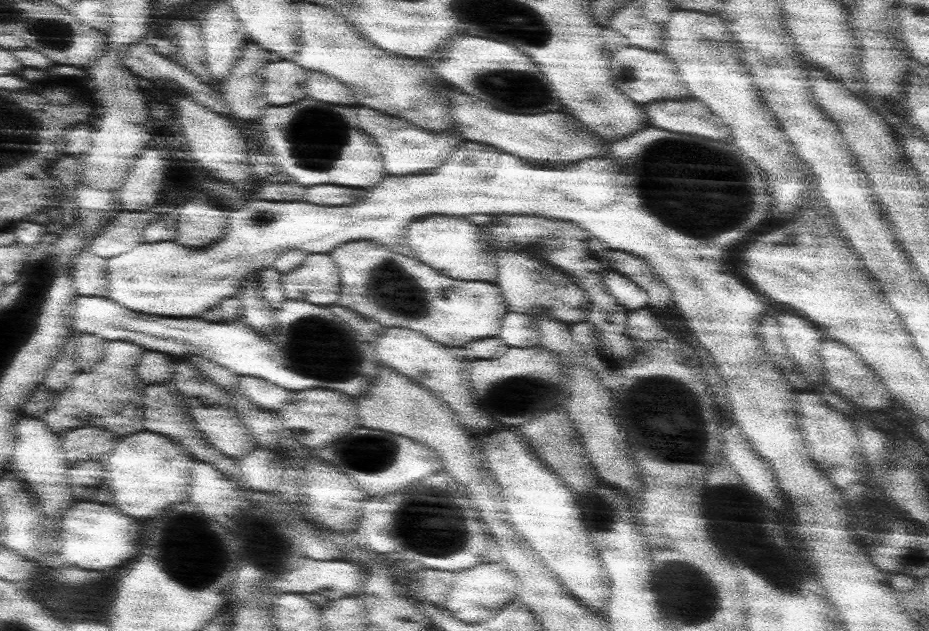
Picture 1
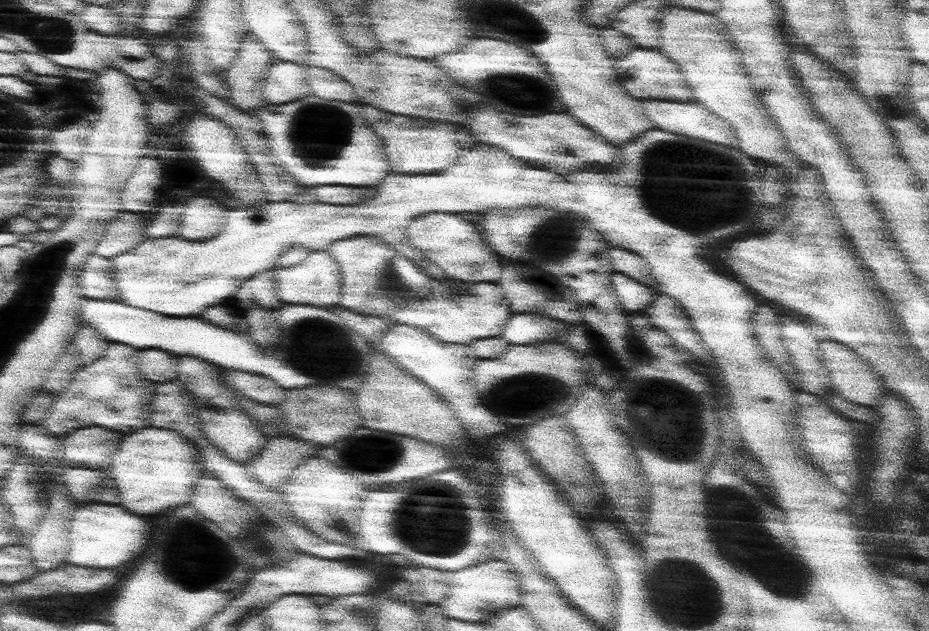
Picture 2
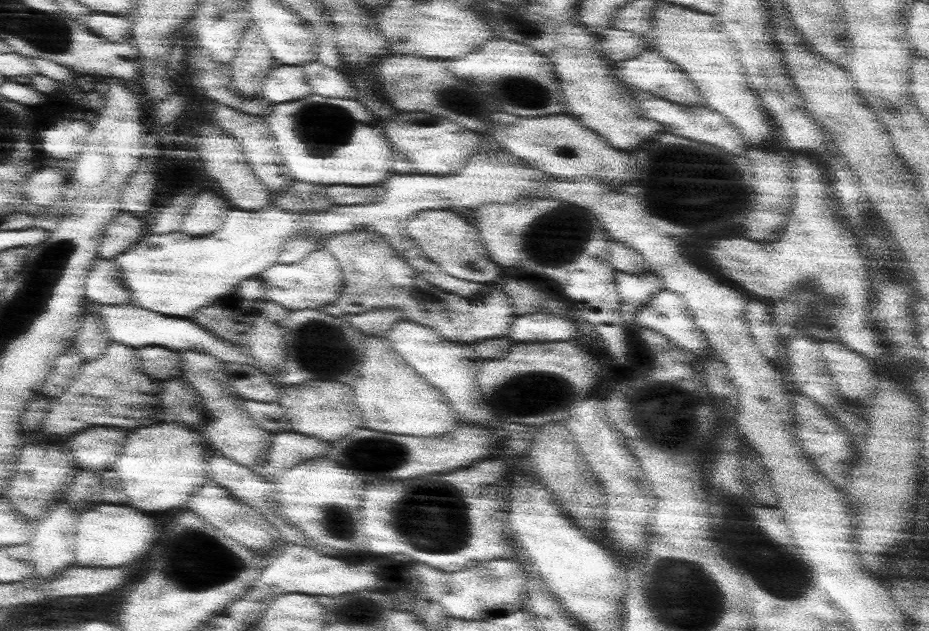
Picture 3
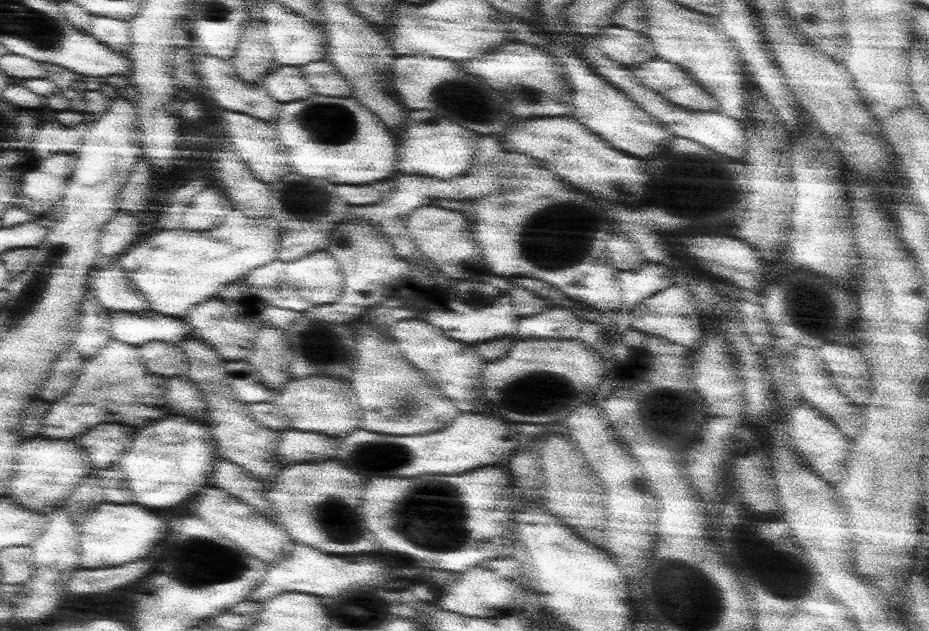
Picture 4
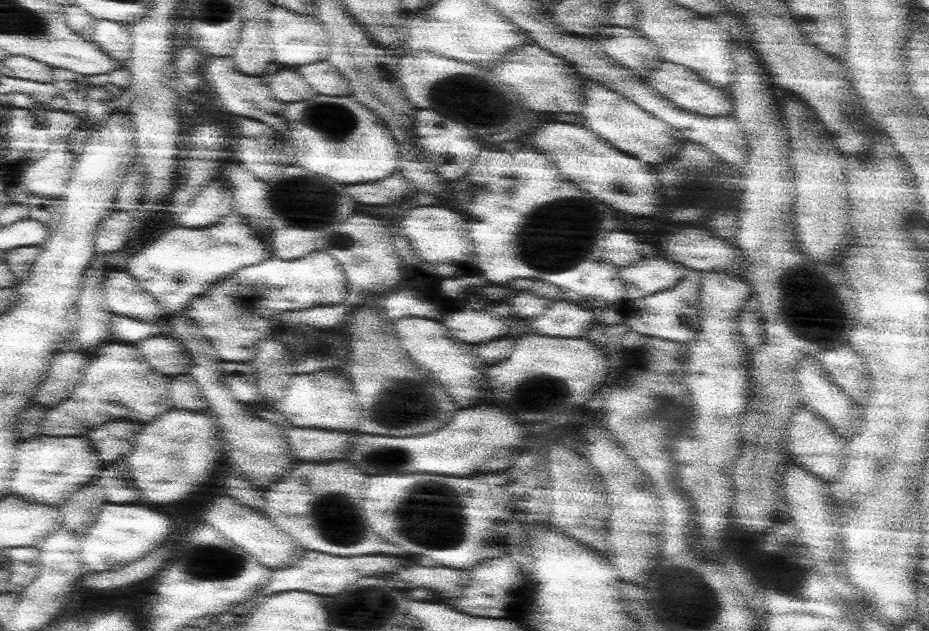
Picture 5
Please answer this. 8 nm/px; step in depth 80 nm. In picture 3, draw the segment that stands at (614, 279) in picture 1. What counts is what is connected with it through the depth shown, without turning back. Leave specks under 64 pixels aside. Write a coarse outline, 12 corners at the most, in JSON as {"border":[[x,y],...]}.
{"border":[[653,269],[617,271],[617,291],[629,310],[642,308],[663,282]]}

